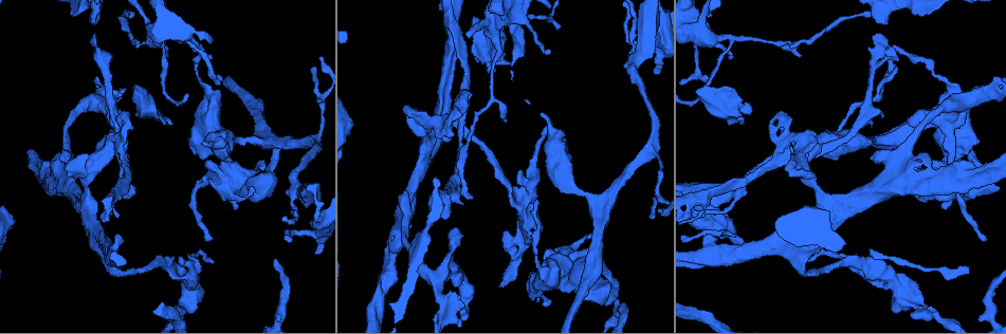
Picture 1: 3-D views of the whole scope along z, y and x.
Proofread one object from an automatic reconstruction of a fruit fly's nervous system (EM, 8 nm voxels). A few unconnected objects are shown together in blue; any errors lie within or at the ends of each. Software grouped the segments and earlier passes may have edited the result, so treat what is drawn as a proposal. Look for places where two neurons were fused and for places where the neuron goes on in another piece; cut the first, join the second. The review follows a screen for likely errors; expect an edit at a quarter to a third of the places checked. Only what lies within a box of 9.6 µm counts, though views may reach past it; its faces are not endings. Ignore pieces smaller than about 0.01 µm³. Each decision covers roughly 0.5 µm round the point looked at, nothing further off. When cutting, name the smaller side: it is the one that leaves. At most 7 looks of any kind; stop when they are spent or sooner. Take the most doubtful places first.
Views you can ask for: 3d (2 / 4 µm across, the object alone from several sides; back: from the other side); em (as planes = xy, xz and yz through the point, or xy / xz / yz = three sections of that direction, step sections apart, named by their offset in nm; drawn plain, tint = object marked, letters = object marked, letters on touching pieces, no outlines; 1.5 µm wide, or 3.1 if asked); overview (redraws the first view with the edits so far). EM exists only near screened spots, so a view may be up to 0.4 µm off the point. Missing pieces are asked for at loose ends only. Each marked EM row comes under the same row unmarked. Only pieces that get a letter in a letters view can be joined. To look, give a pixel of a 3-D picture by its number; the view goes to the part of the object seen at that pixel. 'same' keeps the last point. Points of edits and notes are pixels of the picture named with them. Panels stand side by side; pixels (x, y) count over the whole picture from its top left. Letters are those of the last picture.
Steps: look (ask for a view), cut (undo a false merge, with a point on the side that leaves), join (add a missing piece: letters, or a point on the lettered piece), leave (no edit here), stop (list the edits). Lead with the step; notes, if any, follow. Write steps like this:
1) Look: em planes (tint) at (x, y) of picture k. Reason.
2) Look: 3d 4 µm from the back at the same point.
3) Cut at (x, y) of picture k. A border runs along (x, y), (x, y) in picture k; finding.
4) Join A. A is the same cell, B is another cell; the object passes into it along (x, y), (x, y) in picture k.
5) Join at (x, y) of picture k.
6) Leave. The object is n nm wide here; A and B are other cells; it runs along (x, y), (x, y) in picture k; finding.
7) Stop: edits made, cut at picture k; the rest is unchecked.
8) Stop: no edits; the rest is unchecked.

Look: em xy step 8 (tint) at (474, 46) of picture 1. Free end.

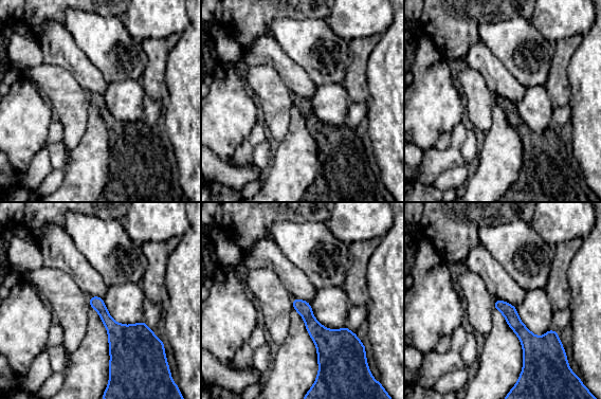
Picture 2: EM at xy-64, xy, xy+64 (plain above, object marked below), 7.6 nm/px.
Look: em planes (letters) at the same point. Another direction.

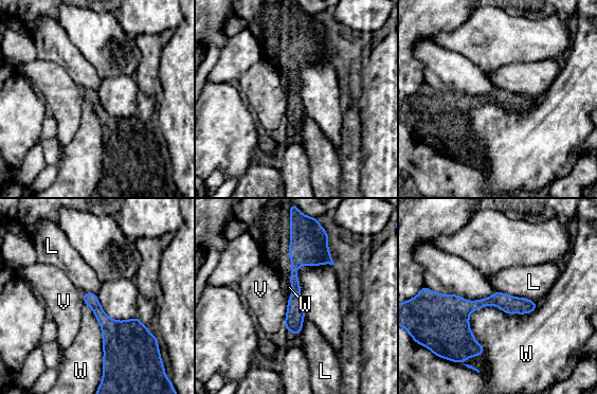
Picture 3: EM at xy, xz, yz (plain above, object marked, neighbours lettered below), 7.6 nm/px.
Leave. L, V and W are other cells; it runs along (436, 305), (504, 301), (532, 307) in picture 3; no lettered piece goes on from it.

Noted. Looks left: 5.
Look: 3d 4 µm from the back at (875, 67) of picture 1.

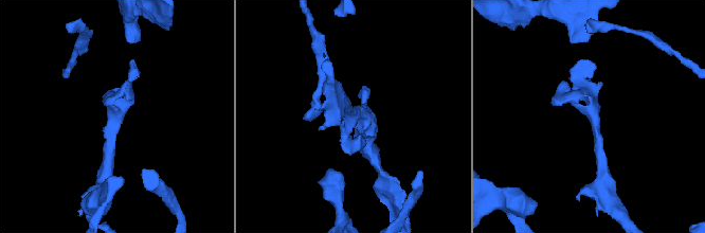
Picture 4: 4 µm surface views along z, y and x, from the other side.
Look: em planes (letters) at (353, 114) of picture 4. Shape alone is not enough.

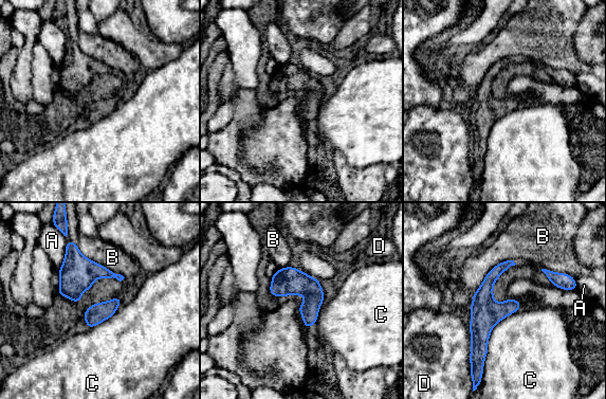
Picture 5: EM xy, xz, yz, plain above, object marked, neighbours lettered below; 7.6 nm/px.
Leave. A, B, C and D are other cells; a border runs along (521, 305), (493, 327), (480, 377) in picture 5; one neuron here.

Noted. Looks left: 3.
Look: em xy step 8 (letters) at (552, 123) of picture 1. Branch stops here.

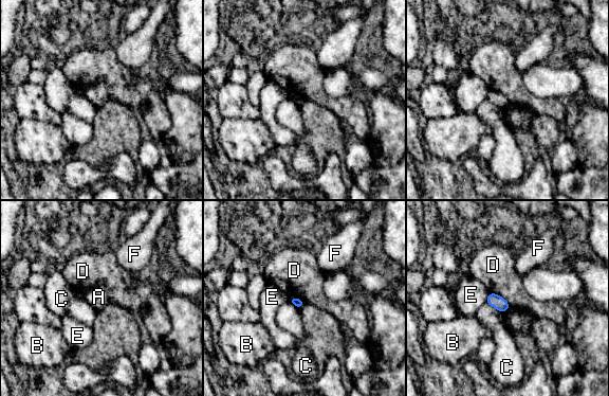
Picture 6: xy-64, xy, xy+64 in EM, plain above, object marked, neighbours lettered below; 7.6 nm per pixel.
Look: em planes (letters) at the same point.

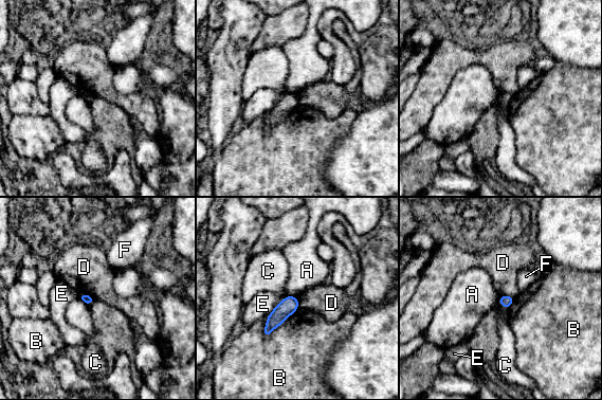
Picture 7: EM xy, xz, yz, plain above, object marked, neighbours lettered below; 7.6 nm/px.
Leave. A, B, C, D, E and F are other cells; a border runs along (499, 295), (511, 295), (513, 297) in picture 7; none of them fits.

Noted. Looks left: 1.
Stop: no edits; the rest is unchecked.

